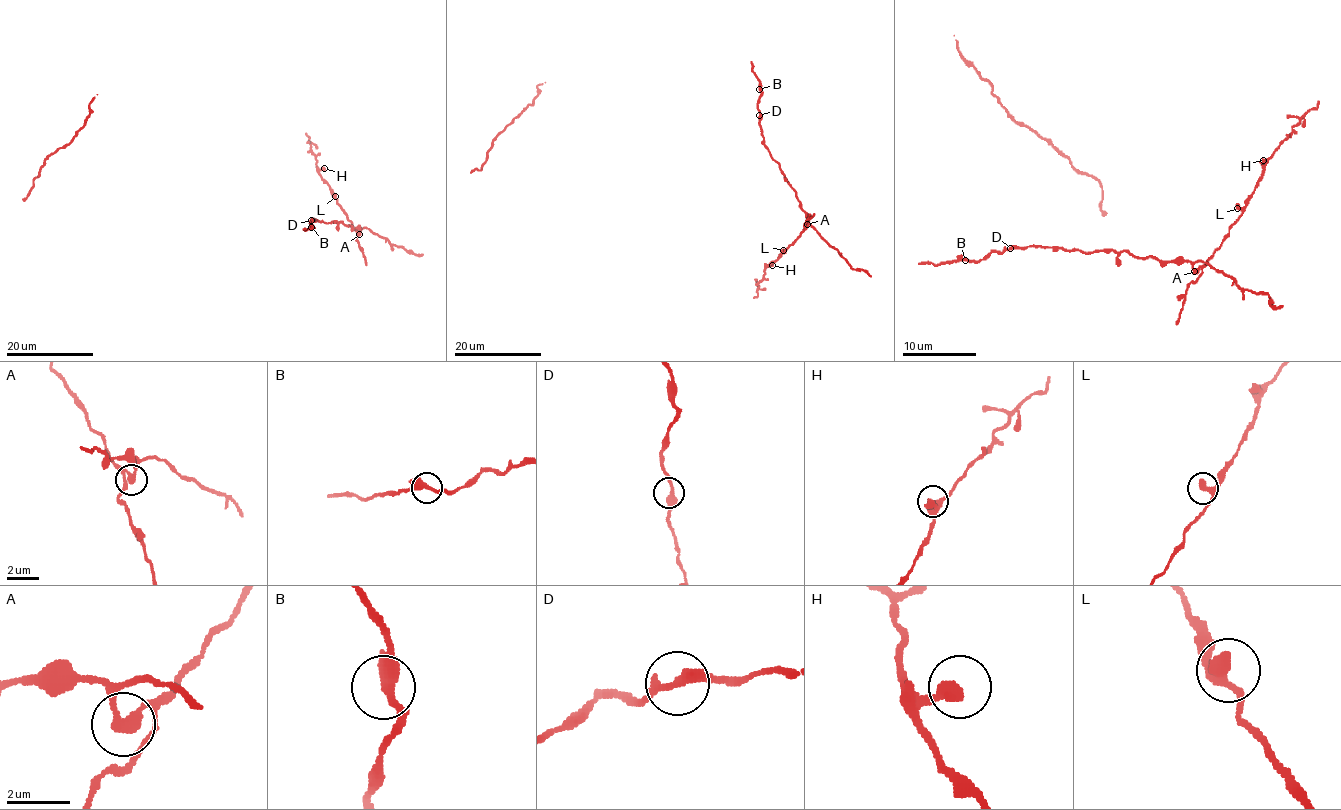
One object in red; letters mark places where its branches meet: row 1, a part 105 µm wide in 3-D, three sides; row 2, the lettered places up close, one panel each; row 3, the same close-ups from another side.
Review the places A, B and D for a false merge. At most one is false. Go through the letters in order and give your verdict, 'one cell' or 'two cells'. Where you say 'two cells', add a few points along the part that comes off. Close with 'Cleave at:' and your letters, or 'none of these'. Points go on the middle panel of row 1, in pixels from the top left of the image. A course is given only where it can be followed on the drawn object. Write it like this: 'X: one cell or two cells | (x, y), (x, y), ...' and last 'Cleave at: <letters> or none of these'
A: two cells | (807, 225), (781, 255), (765, 268), (754, 298)
B: one cell
D: one cell
Cleave at: A

